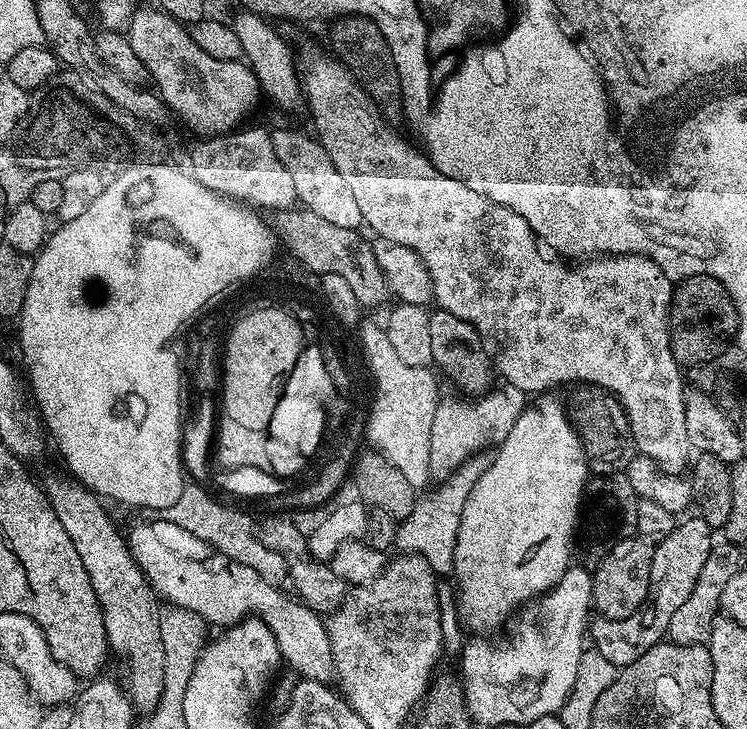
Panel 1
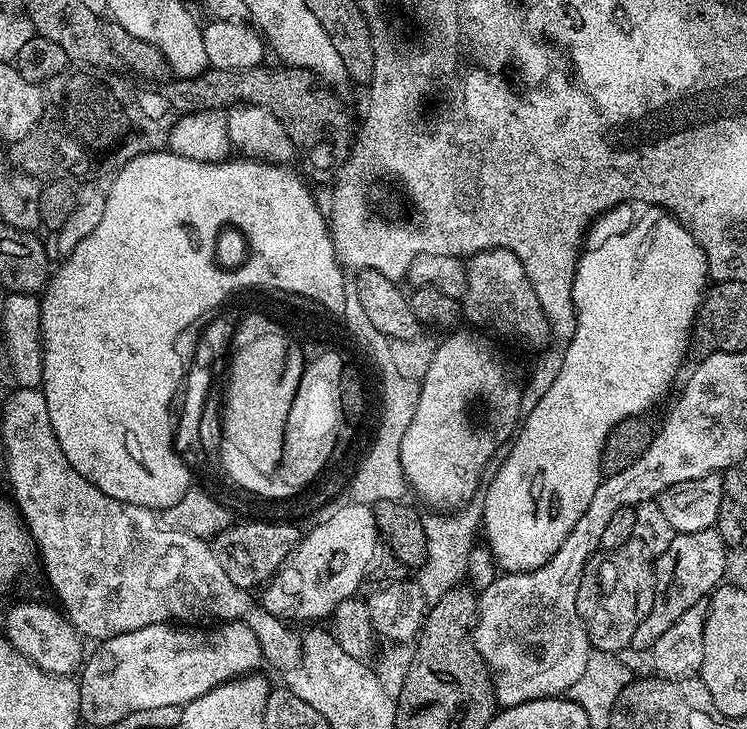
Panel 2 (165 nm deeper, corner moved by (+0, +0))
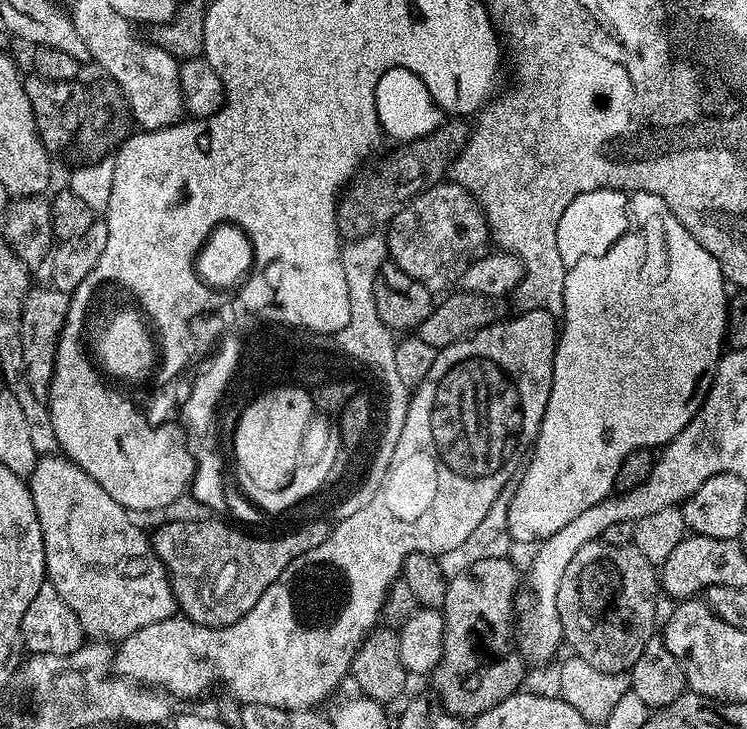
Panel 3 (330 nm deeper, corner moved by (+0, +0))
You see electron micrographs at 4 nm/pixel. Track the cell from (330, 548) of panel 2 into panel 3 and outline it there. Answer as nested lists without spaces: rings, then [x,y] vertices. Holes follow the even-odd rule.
[[[533,308],[529,312],[521,311],[516,315],[520,316],[514,317],[515,315],[513,315],[511,318],[499,320],[497,324],[491,324],[488,328],[483,328],[472,336],[467,336],[465,340],[459,340],[457,344],[437,351],[434,366],[430,366],[430,374],[426,374],[426,378],[421,384],[416,385],[411,393],[406,424],[402,434],[399,435],[394,458],[391,459],[390,466],[385,468],[380,488],[374,494],[374,498],[370,498],[370,502],[366,502],[366,506],[362,506],[362,510],[350,514],[350,518],[336,520],[331,525],[326,542],[322,542],[322,546],[314,546],[310,550],[306,550],[306,554],[294,558],[294,562],[290,562],[290,566],[286,566],[286,570],[282,570],[282,574],[278,574],[276,581],[262,594],[262,598],[258,598],[258,602],[254,602],[254,606],[245,616],[238,618],[238,622],[221,628],[202,626],[198,622],[189,620],[183,614],[171,616],[162,622],[154,622],[150,626],[142,626],[142,630],[119,641],[118,647],[115,649],[115,675],[147,685],[151,689],[163,690],[172,698],[181,696],[184,700],[190,699],[191,696],[202,695],[207,688],[214,687],[221,680],[229,688],[225,689],[239,700],[241,705],[265,704],[266,706],[289,708],[292,712],[312,710],[320,706],[316,704],[322,703],[343,682],[344,676],[346,680],[351,673],[354,654],[360,649],[369,632],[377,627],[384,611],[384,599],[388,596],[393,582],[403,573],[406,558],[415,552],[424,552],[427,556],[439,558],[445,552],[462,546],[462,542],[466,542],[466,538],[470,538],[470,534],[474,534],[474,530],[485,527],[487,520],[484,519],[491,514],[496,499],[503,494],[504,487],[506,487],[506,492],[510,481],[517,475],[521,465],[525,463],[540,429],[546,402],[550,398],[550,386],[554,378],[558,320],[551,311],[539,308]]]

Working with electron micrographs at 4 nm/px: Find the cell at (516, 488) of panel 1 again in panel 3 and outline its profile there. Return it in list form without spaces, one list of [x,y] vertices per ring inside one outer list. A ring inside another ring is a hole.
[[[636,194],[636,204],[632,204],[632,208],[636,208],[636,224],[640,224],[640,232],[636,232],[636,236],[628,236],[628,240],[618,238],[618,242],[610,246],[612,256],[604,256],[604,260],[584,260],[584,264],[573,264],[568,268],[564,283],[562,327],[559,329],[556,342],[550,398],[546,402],[546,410],[530,452],[530,459],[523,465],[522,475],[515,481],[516,489],[515,484],[511,489],[512,501],[508,504],[506,527],[517,545],[535,545],[537,542],[548,540],[554,534],[558,534],[562,526],[574,522],[574,518],[578,518],[582,510],[590,510],[590,506],[613,495],[618,466],[622,466],[626,454],[639,448],[656,450],[671,442],[698,414],[704,394],[712,385],[712,373],[716,370],[716,363],[725,351],[730,291],[728,292],[729,285],[722,274],[720,263],[716,261],[714,254],[710,254],[710,250],[706,250],[706,246],[696,241],[694,234],[690,234],[686,226],[682,226],[682,222],[672,213],[670,206],[666,206],[666,202],[658,198],[658,194]]]

